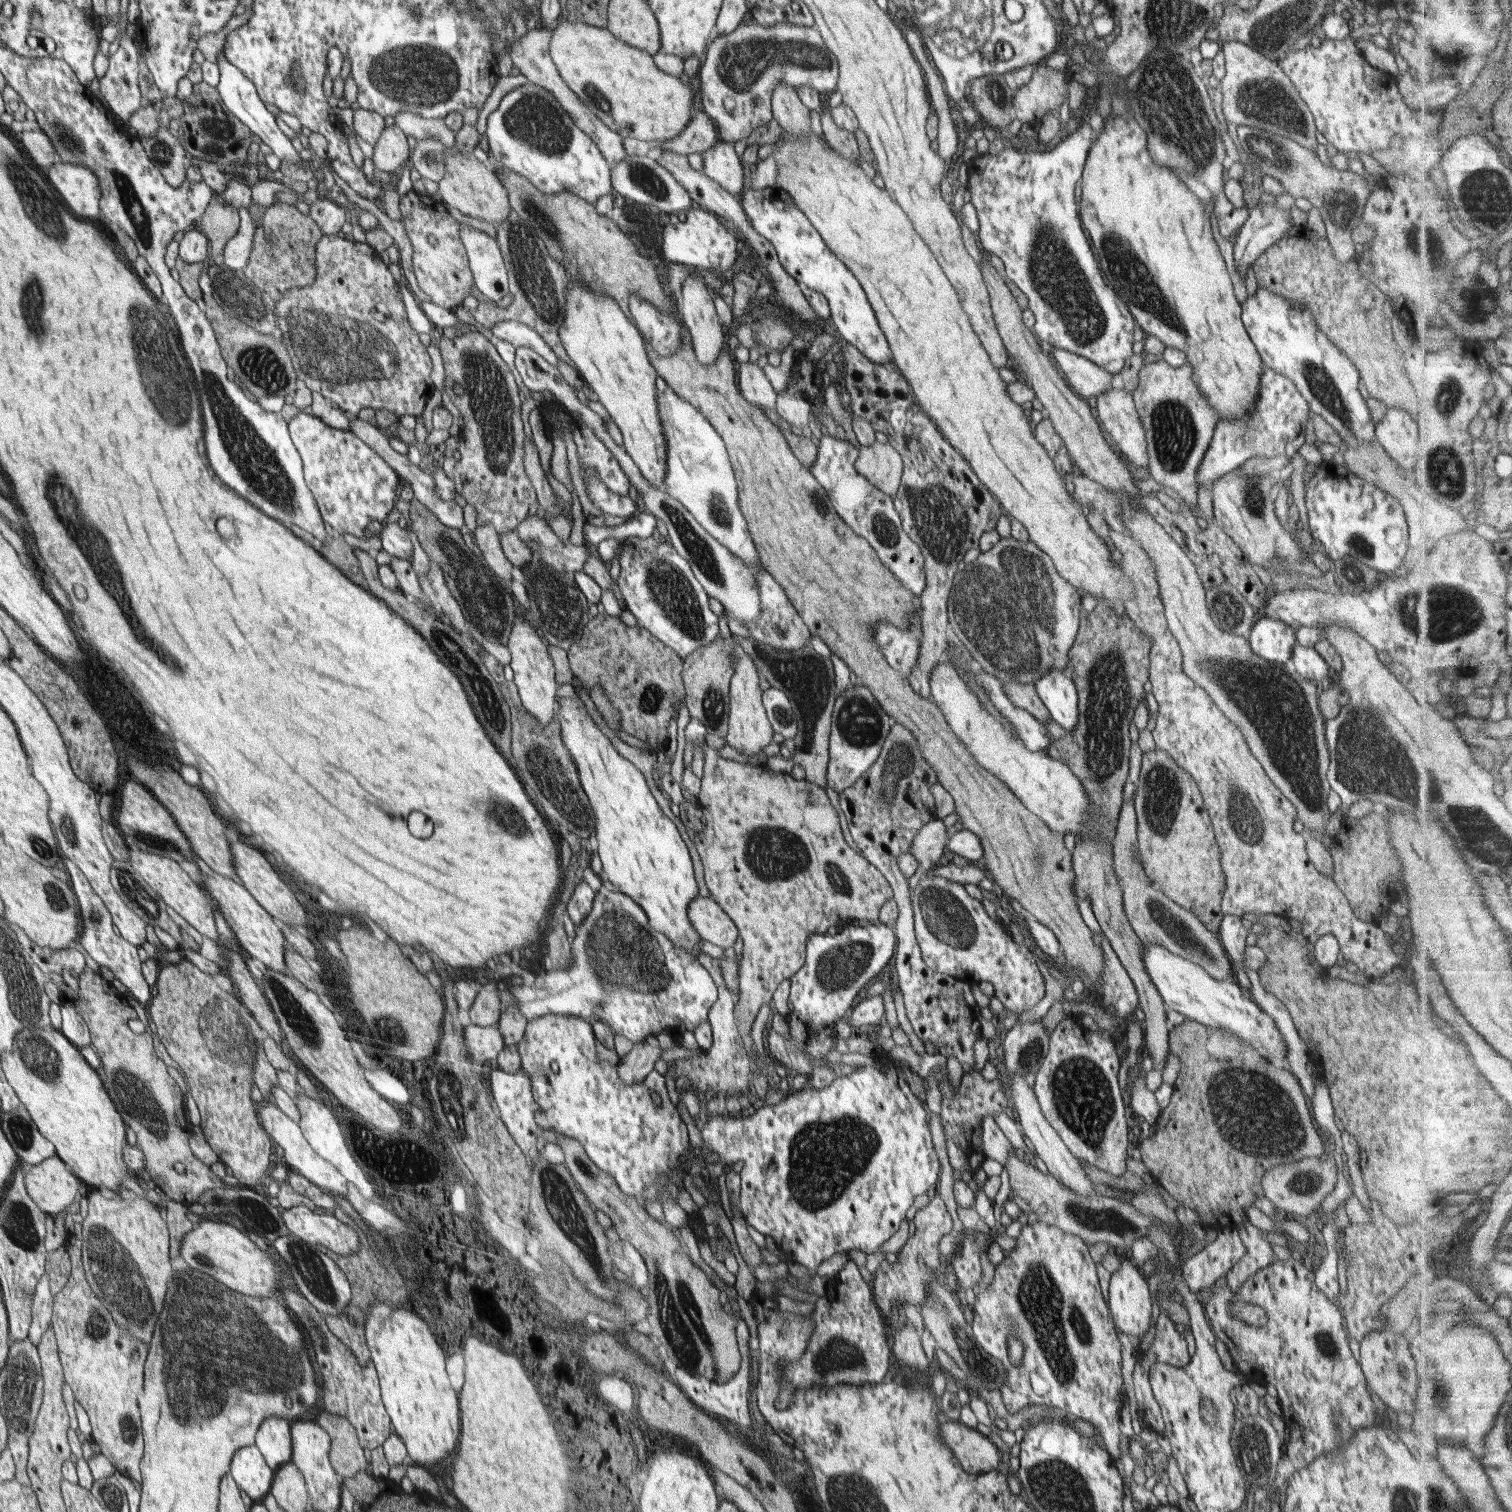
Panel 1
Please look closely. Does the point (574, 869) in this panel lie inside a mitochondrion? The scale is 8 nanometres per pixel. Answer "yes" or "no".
no

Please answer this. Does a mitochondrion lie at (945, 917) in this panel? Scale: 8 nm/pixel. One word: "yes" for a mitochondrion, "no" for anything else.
yes

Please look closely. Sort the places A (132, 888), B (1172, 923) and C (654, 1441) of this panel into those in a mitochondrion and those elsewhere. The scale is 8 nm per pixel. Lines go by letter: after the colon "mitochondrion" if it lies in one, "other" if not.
A: mitochondrion
B: mitochondrion
C: other

